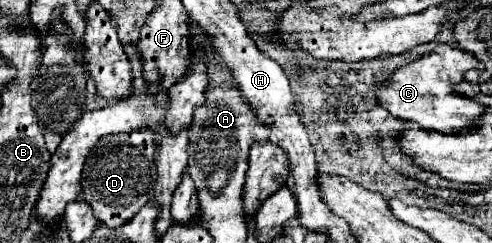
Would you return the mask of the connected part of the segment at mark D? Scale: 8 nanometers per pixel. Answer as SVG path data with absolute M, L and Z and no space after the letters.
M132 131L112 137L102 137L94 145L88 161L84 163L82 199L92 205L92 213L98 223L116 227L130 221L144 203L152 199L152 189L156 185L156 137L154 131Z

